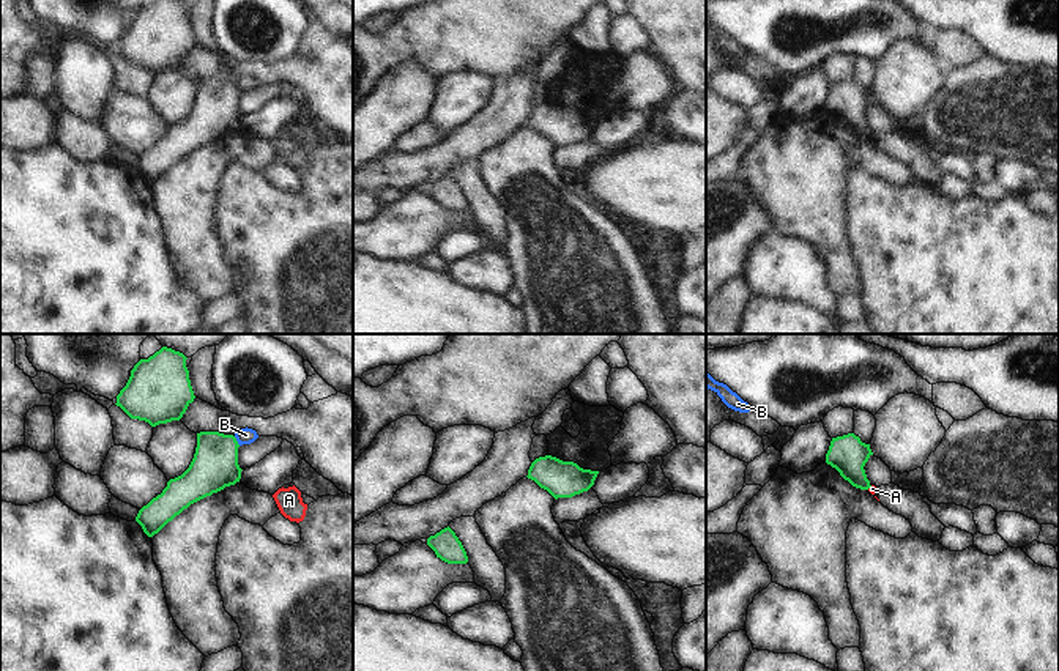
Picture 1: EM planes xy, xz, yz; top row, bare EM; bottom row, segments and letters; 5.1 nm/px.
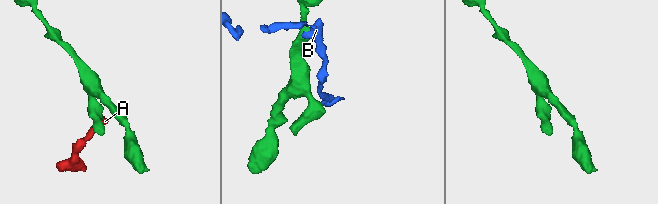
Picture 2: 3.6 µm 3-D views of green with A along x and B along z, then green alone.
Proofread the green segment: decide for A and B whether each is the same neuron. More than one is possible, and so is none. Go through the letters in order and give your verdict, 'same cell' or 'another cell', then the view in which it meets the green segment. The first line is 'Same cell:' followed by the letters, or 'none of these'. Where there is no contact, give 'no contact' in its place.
Same cell: none of these
A: another cell; meets green in yz
B: another cell; meets green in xy

